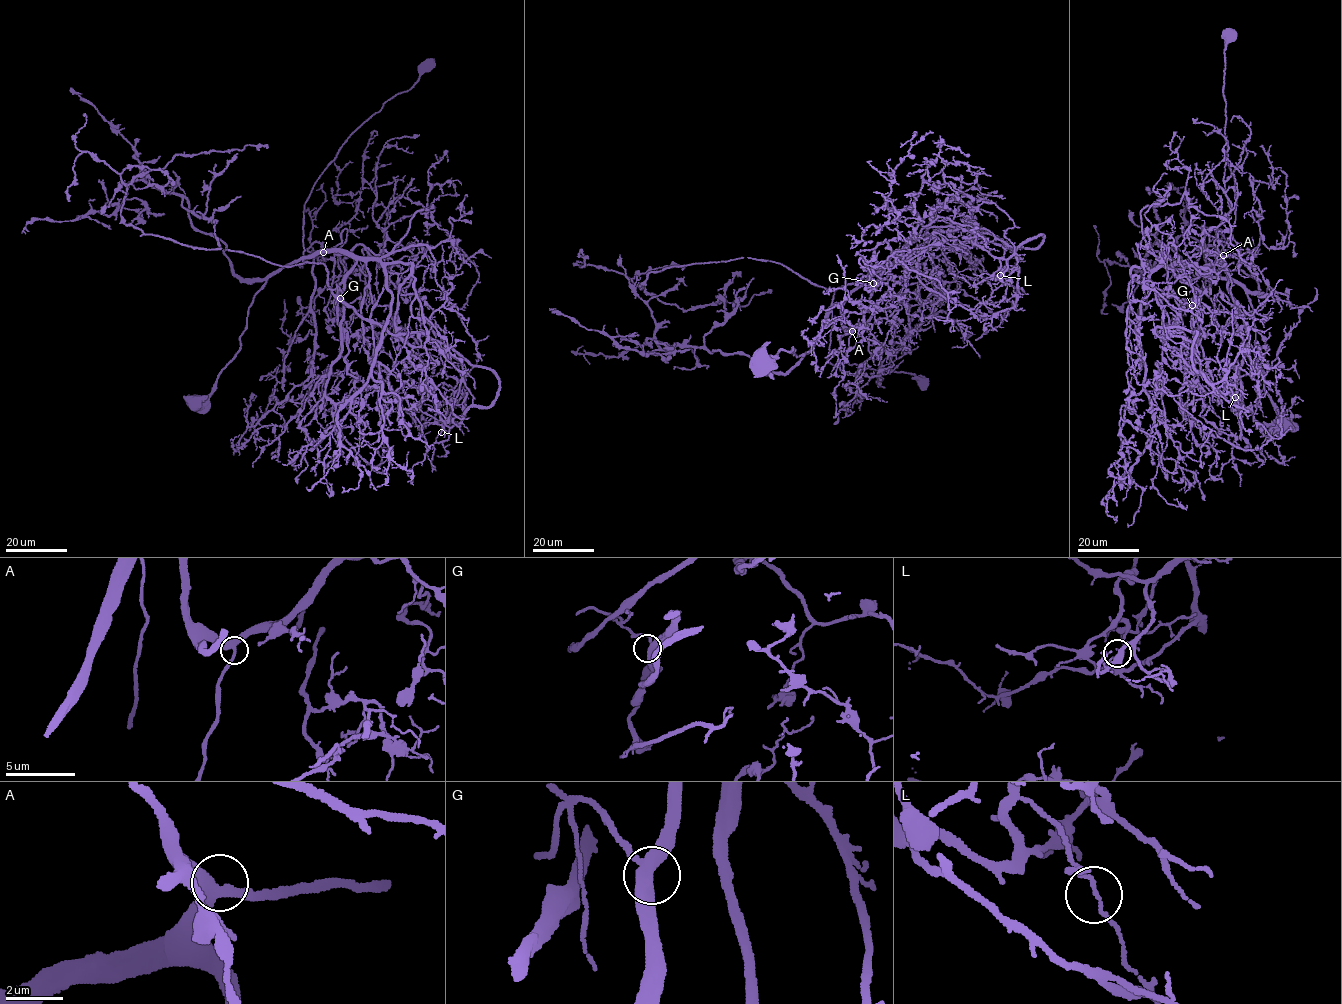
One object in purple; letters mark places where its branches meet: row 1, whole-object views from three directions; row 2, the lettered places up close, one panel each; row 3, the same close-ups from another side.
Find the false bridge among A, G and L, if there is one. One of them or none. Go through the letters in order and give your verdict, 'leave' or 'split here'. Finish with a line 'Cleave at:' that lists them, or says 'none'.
A: leave
G: leave
L: split here
Cleave at: L

